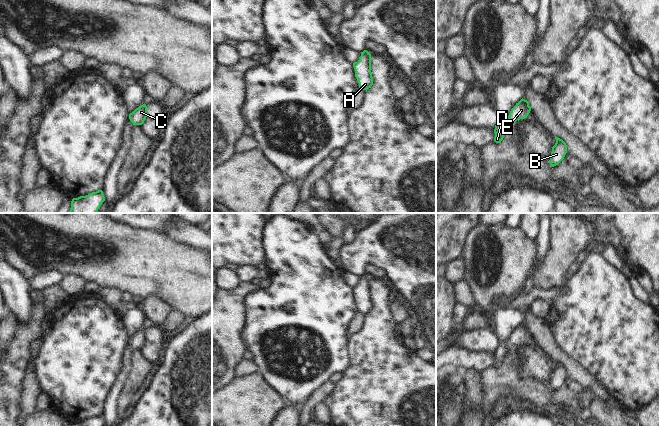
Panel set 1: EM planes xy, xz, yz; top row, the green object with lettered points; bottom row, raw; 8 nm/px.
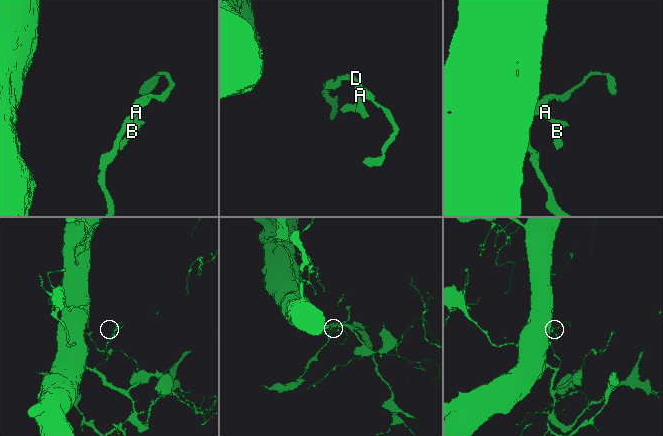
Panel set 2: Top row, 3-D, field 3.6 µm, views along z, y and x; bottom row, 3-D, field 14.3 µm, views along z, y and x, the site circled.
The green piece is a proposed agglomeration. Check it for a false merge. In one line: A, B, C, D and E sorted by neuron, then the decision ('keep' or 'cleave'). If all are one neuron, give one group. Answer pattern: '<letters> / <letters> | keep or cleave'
A B C D E | keep

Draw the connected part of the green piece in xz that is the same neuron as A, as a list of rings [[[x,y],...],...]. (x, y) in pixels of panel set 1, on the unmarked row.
[[[367,274],[361,276],[359,284],[353,287],[353,291],[355,294],[355,301],[359,307],[359,312],[367,315],[373,309],[370,276]]]

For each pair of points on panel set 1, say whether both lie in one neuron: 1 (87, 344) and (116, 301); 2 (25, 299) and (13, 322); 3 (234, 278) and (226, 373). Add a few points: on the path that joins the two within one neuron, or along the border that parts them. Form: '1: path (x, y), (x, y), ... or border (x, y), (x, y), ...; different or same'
1: border (100, 293), (122, 315); different
2: border (10, 309), (19, 320); different
3: border (242, 281), (234, 288), (222, 290); different

